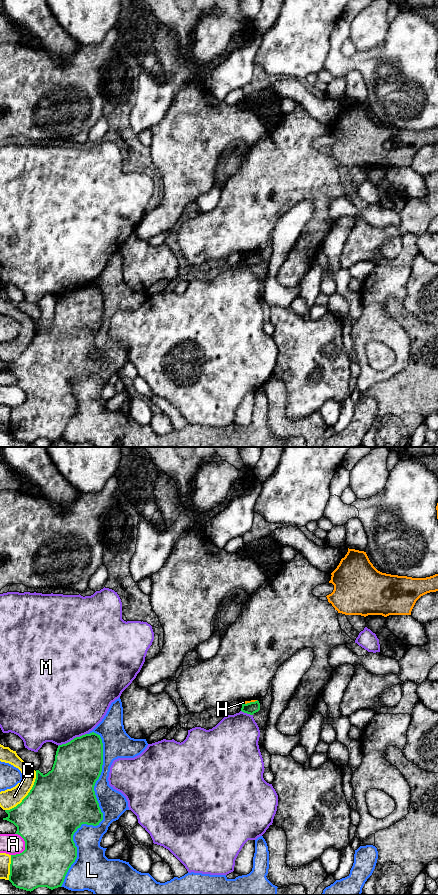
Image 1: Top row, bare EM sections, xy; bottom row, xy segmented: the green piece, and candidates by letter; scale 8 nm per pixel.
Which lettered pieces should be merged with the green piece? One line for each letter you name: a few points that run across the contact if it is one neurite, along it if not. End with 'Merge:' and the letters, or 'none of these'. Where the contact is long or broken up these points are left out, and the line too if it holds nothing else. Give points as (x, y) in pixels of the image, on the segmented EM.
Merge: none of these

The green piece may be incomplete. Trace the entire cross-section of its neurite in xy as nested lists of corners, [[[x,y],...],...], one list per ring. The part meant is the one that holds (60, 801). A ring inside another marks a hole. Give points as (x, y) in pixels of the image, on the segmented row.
[[[92,732],[76,737],[58,746],[52,770],[45,775],[36,770],[36,779],[28,795],[16,807],[5,810],[8,816],[3,820],[13,823],[17,827],[15,834],[25,841],[25,850],[20,854],[11,855],[9,881],[13,886],[30,892],[38,887],[53,890],[62,886],[69,868],[77,858],[74,833],[82,824],[97,826],[103,820],[103,813],[94,791],[95,783],[102,772],[102,765],[103,743],[100,735]]]

